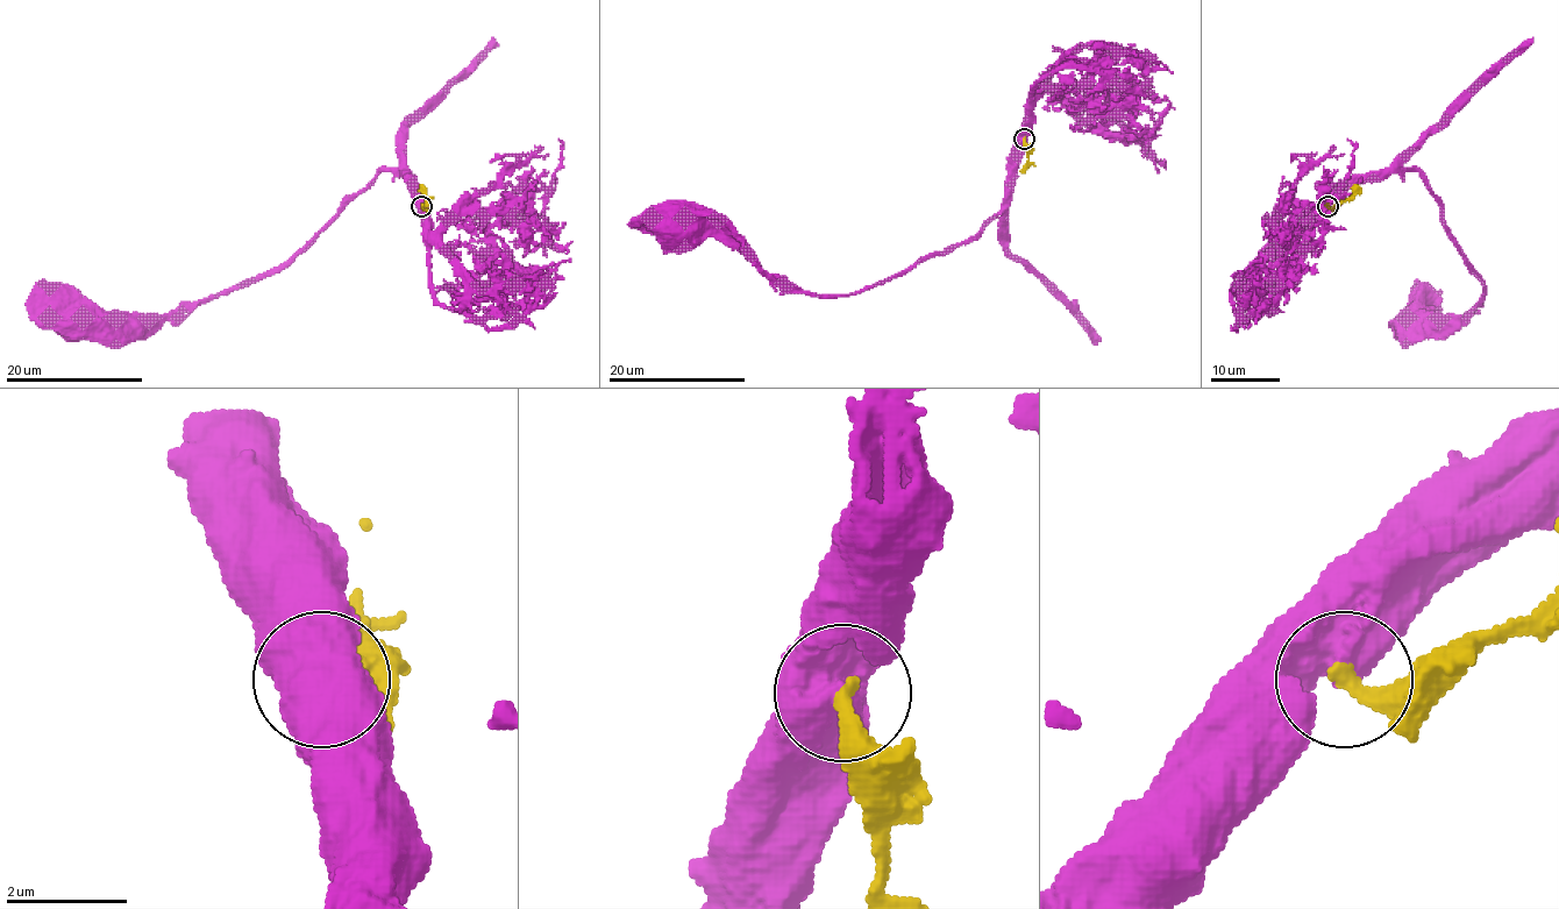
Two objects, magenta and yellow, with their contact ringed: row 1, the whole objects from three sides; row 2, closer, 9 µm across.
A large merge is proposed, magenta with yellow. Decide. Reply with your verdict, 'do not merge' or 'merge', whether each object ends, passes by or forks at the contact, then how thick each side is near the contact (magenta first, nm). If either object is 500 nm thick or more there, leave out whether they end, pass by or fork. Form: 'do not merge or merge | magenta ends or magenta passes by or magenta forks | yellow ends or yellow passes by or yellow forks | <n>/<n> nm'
do not merge | 700/320 nm

